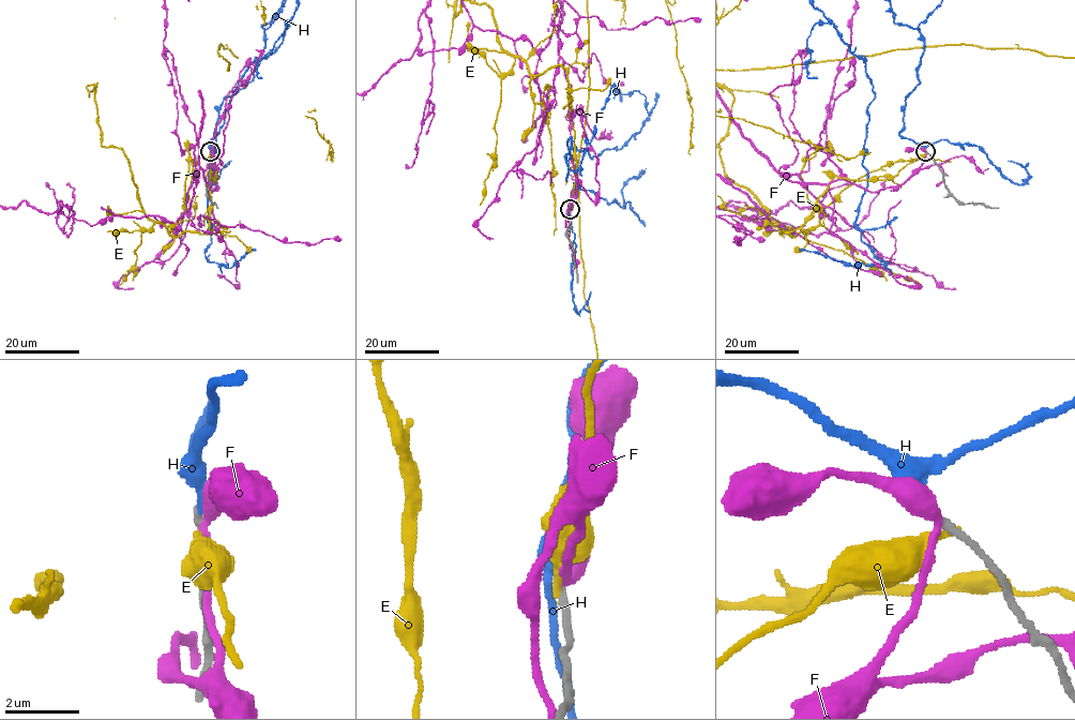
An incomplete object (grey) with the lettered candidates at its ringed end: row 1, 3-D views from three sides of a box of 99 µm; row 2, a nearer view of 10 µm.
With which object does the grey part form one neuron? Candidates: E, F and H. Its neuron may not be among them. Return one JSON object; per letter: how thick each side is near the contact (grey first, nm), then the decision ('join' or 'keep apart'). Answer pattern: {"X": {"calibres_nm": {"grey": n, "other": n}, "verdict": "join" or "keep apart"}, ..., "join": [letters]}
{"E": {"calibres_nm": {"grey": 280, "other": 170}, "verdict": "keep apart"}, "F": {"calibres_nm": {"grey": 240, "other": 360}, "verdict": "keep apart"}, "H": {"calibres_nm": {"grey": 240, "other": 180}, "verdict": "join"}, "join": ["H"]}

